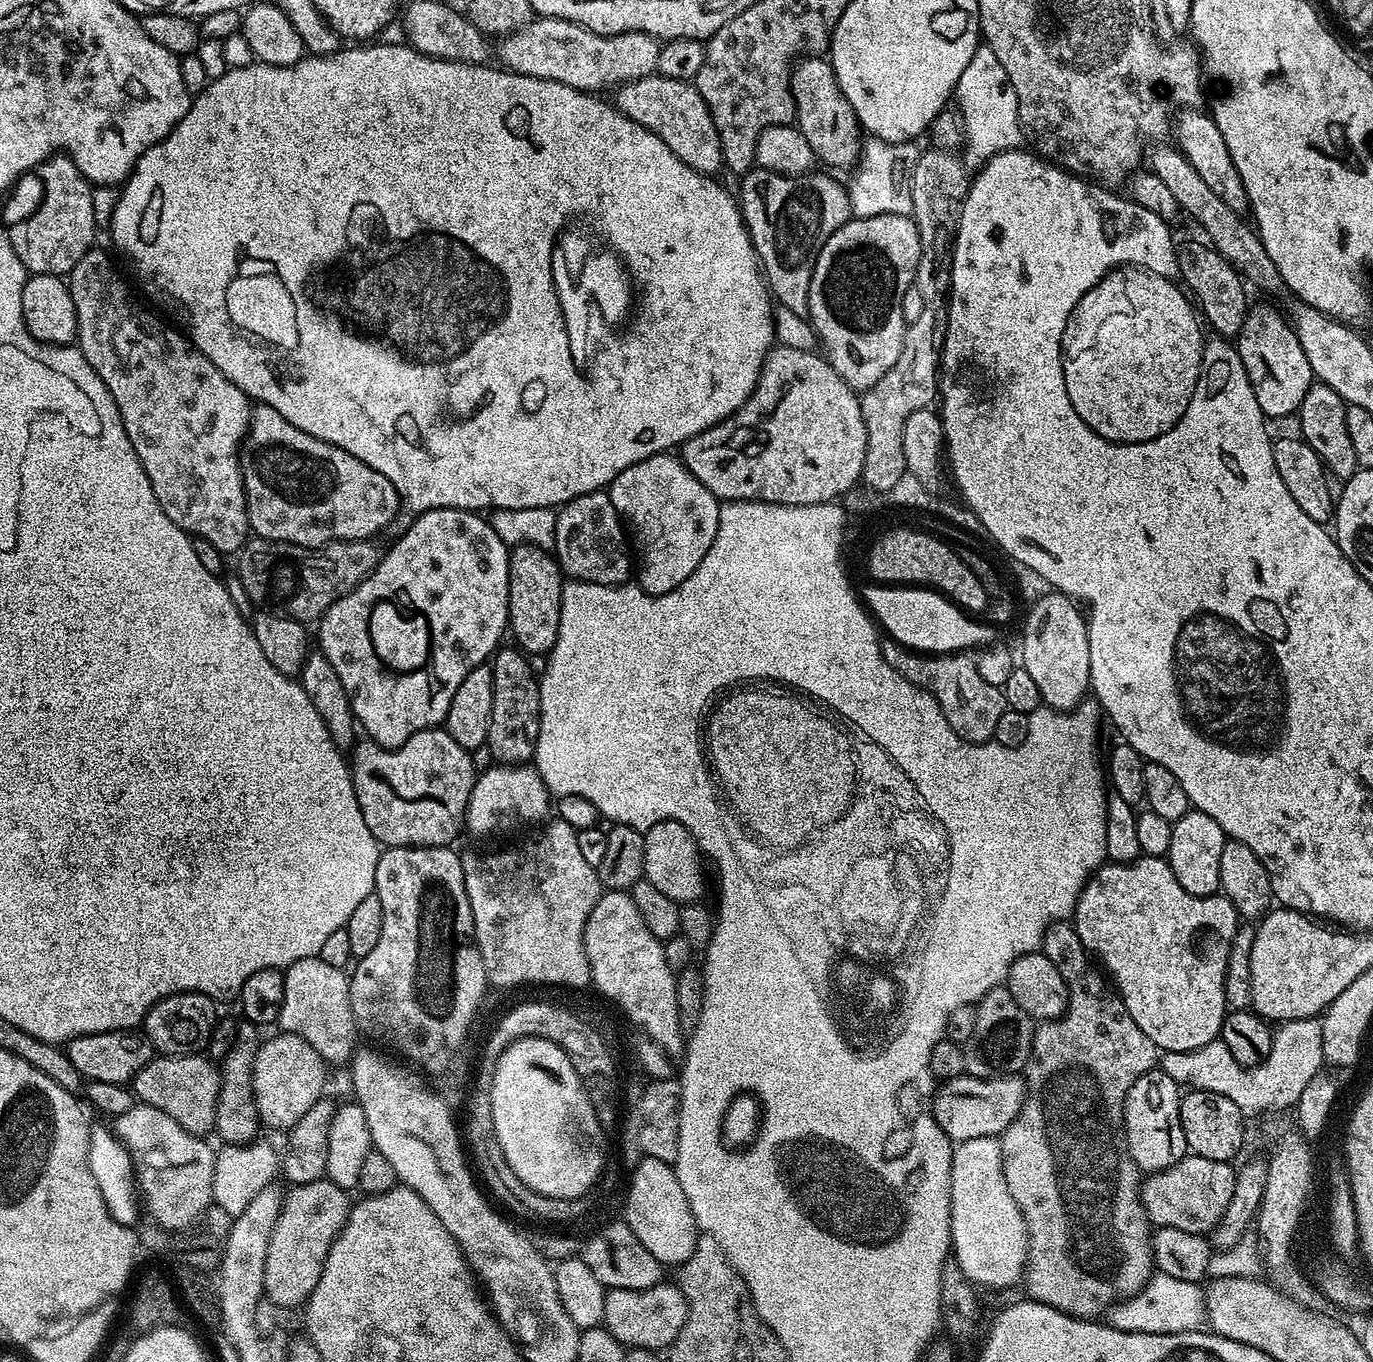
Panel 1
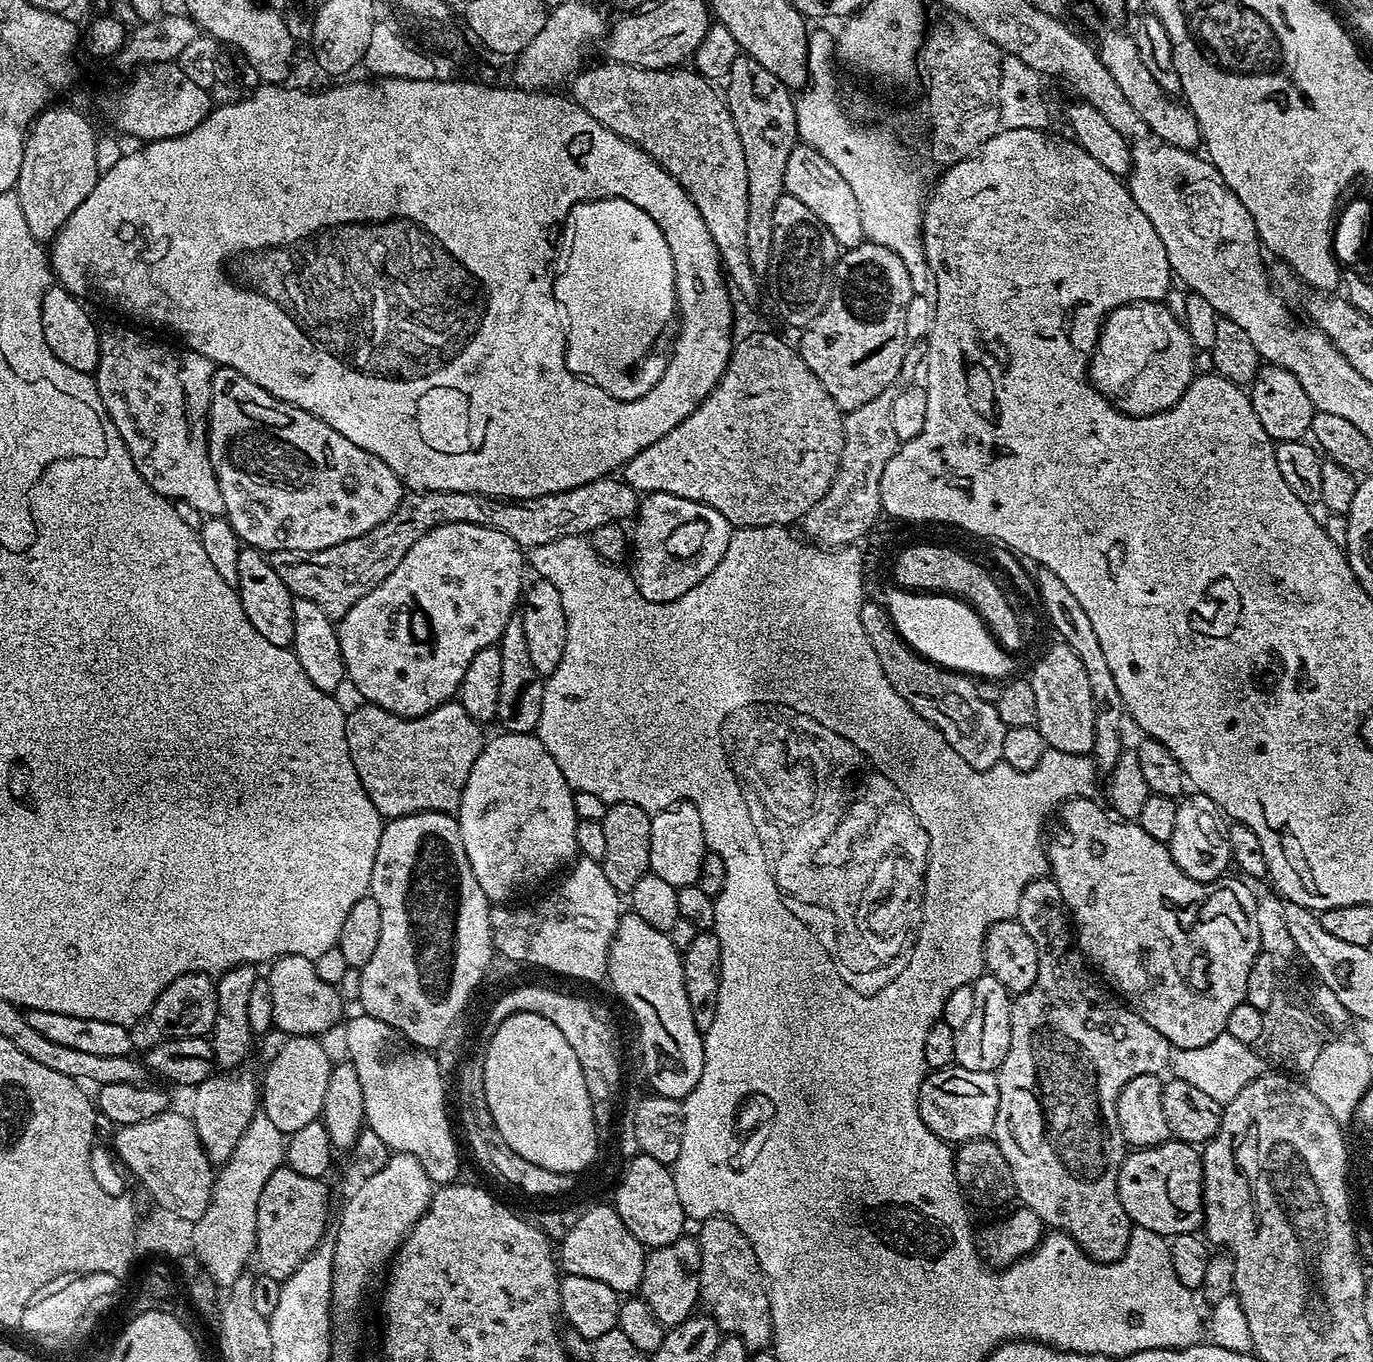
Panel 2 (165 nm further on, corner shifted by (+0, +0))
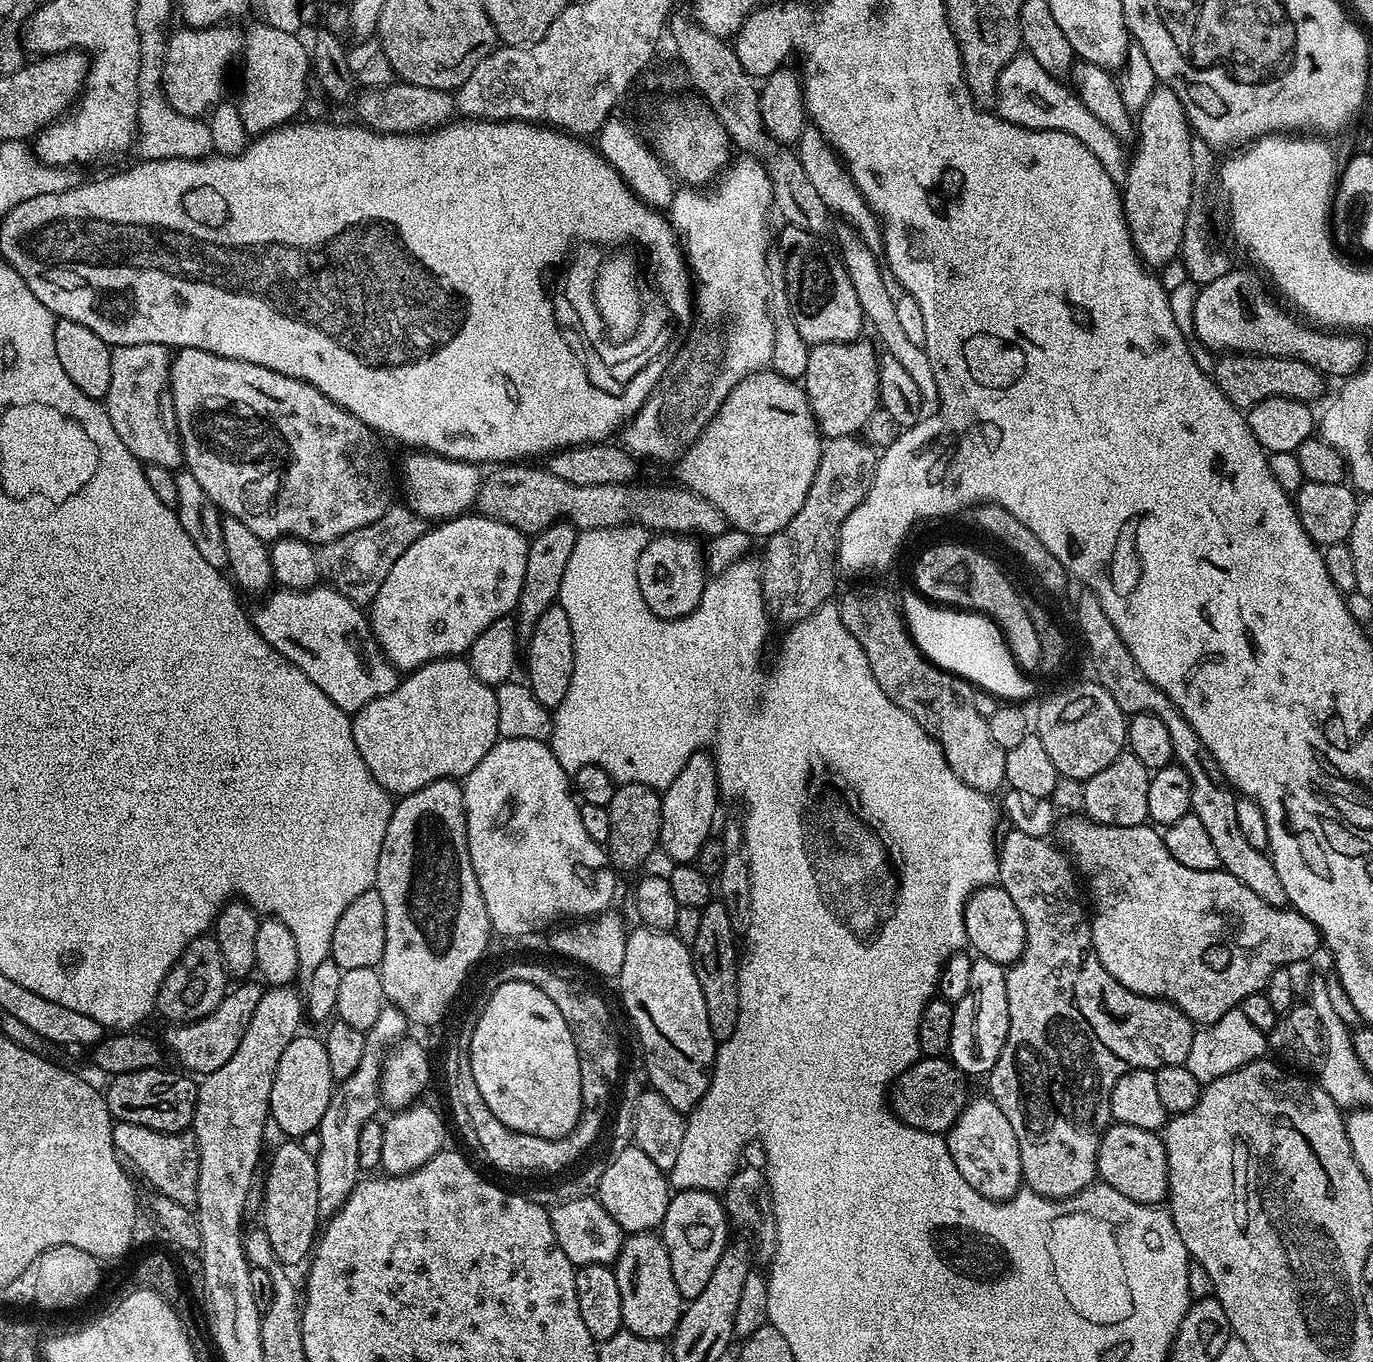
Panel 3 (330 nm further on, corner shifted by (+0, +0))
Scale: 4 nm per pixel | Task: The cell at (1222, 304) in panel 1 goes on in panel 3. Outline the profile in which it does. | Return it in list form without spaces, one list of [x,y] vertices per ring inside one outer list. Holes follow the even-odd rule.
[[[1243,352],[1221,355],[1216,360],[1214,379],[1222,394],[1226,394],[1226,398],[1230,398],[1233,406],[1241,410],[1253,408],[1258,402],[1275,396],[1313,402],[1312,400],[1318,399],[1323,394],[1324,384],[1326,384],[1326,378],[1321,372],[1314,370],[1314,366],[1306,366],[1306,362],[1301,360],[1283,360],[1277,356],[1250,356]]]

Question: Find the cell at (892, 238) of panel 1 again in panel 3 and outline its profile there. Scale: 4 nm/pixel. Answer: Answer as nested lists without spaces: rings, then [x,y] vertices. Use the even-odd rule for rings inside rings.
[[[861,338],[847,344],[814,344],[809,347],[810,362],[806,362],[802,387],[820,435],[828,440],[857,435],[861,431],[859,428],[866,427],[868,419],[878,412],[880,362],[878,352],[866,340]]]

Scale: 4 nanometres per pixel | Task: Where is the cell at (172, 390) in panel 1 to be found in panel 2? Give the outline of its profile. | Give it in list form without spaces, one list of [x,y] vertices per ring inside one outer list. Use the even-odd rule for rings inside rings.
[[[104,328],[100,333],[100,357],[98,366],[94,373],[94,379],[98,386],[98,394],[118,430],[122,434],[122,442],[126,442],[126,450],[130,450],[130,458],[134,458],[134,466],[142,478],[158,494],[162,494],[167,500],[179,502],[183,506],[194,506],[204,517],[223,517],[224,503],[222,502],[222,490],[218,484],[218,478],[214,472],[214,466],[208,457],[208,411],[212,406],[212,373],[214,365],[210,358],[192,351],[187,346],[171,348],[168,344],[163,344],[160,340],[151,340],[148,336],[143,336],[140,332],[135,332],[132,328]]]

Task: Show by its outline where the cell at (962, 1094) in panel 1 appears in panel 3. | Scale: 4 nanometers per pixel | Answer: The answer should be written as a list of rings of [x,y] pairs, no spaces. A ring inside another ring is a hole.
[[[938,1056],[921,1058],[892,1083],[890,1089],[892,1112],[902,1123],[923,1132],[947,1133],[968,1107],[970,1093],[964,1085],[964,1080],[966,1081],[965,1073],[961,1072],[951,1059]]]

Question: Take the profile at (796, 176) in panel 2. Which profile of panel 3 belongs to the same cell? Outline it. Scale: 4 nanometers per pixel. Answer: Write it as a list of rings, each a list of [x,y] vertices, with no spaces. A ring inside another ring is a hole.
[[[840,226],[837,230],[834,244],[840,258],[844,261],[844,268],[850,274],[850,282],[854,282],[854,294],[858,294],[858,302],[864,311],[865,321],[876,331],[877,338],[884,343],[883,351],[896,359],[910,373],[910,379],[918,385],[918,394],[922,394],[925,413],[935,412],[940,406],[940,399],[938,386],[934,382],[934,370],[930,366],[930,358],[923,344],[910,342],[910,338],[906,338],[906,333],[902,331],[896,301],[890,298],[890,293],[886,291],[886,286],[882,282],[881,261],[868,249],[866,242],[862,242],[858,233],[847,226]]]

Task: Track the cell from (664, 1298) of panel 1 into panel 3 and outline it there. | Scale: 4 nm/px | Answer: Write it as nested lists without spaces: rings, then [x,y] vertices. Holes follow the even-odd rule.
[[[698,1190],[677,1191],[666,1206],[666,1218],[662,1225],[662,1239],[666,1254],[670,1256],[670,1274],[674,1274],[674,1286],[685,1301],[691,1301],[706,1289],[723,1250],[730,1243],[728,1236],[730,1217],[724,1201],[717,1193]]]

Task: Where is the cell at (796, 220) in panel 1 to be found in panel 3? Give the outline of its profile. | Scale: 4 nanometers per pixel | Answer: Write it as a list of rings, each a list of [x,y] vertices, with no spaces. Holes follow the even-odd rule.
[[[791,226],[781,227],[778,250],[784,256],[786,270],[786,294],[790,298],[790,306],[794,314],[794,326],[798,326],[798,334],[806,338],[808,345],[814,344],[847,344],[861,339],[863,328],[866,328],[864,311],[858,302],[858,294],[854,294],[854,282],[850,282],[850,274],[844,268],[844,261],[831,243],[827,244],[824,236],[815,236],[812,232],[798,230]]]

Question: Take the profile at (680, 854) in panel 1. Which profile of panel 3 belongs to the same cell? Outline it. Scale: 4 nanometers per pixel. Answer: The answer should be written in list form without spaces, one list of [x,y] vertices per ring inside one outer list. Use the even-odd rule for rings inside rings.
[[[707,751],[694,752],[682,766],[678,778],[663,789],[660,797],[660,843],[666,855],[676,864],[692,864],[698,850],[713,835],[712,823],[716,820],[716,803],[721,803],[720,785],[716,782],[716,762]]]

